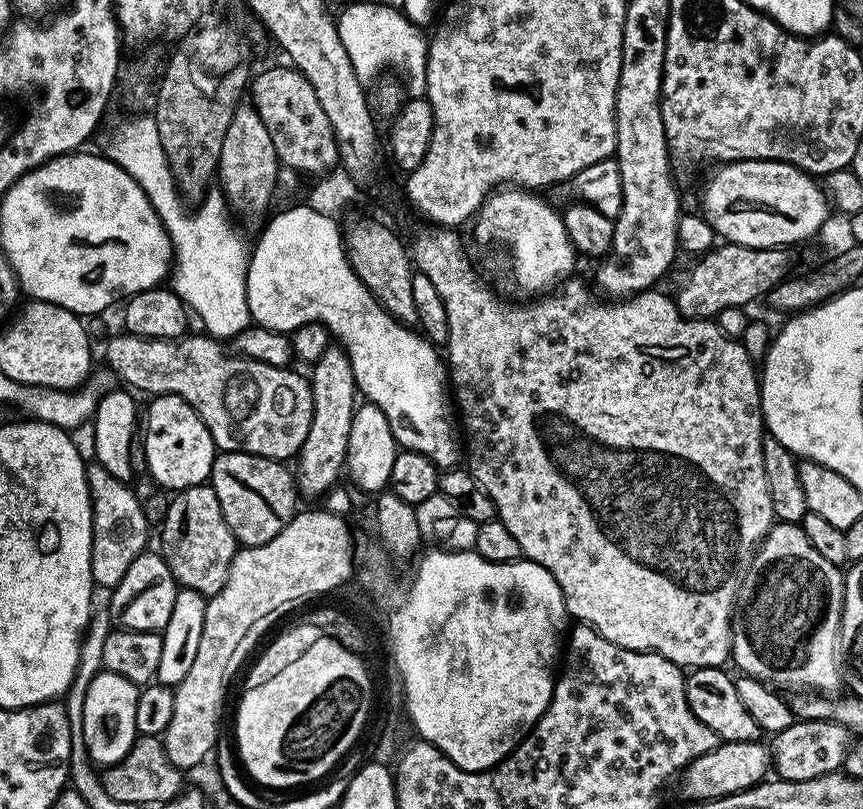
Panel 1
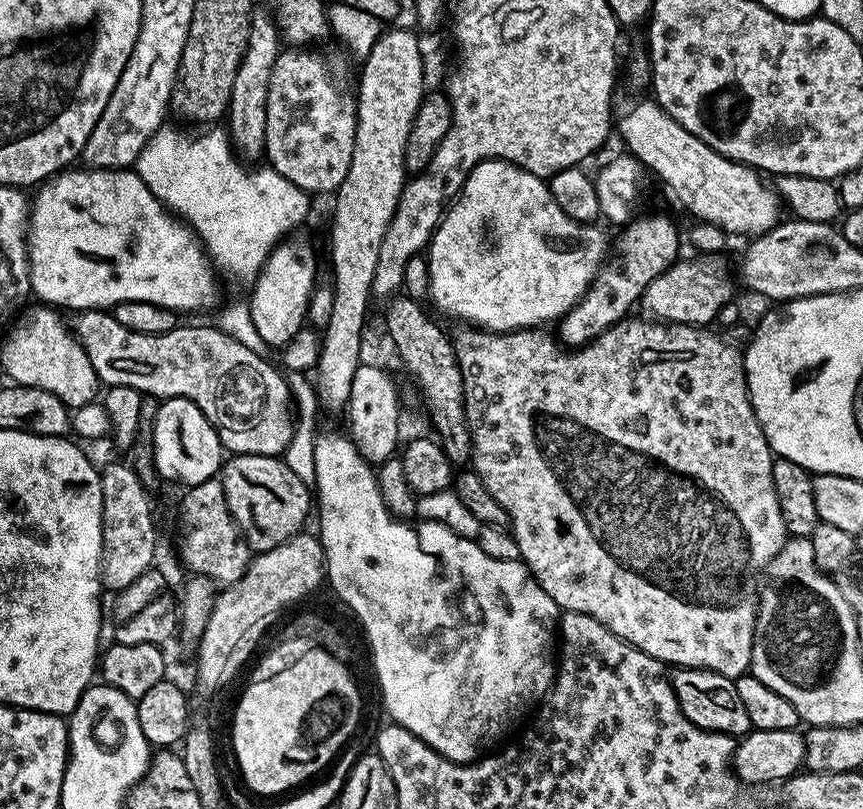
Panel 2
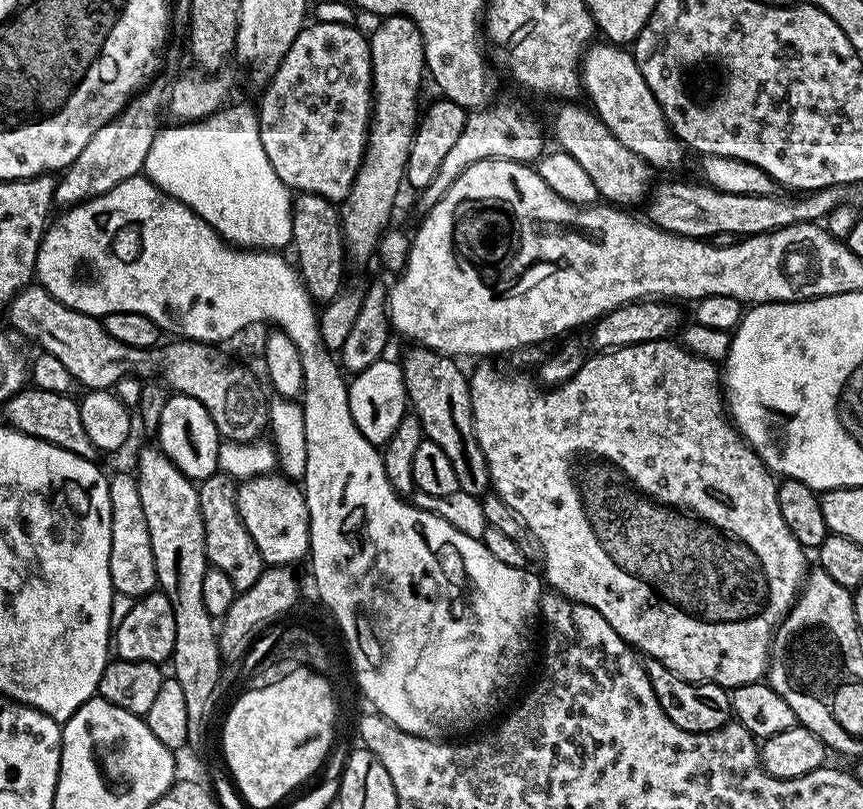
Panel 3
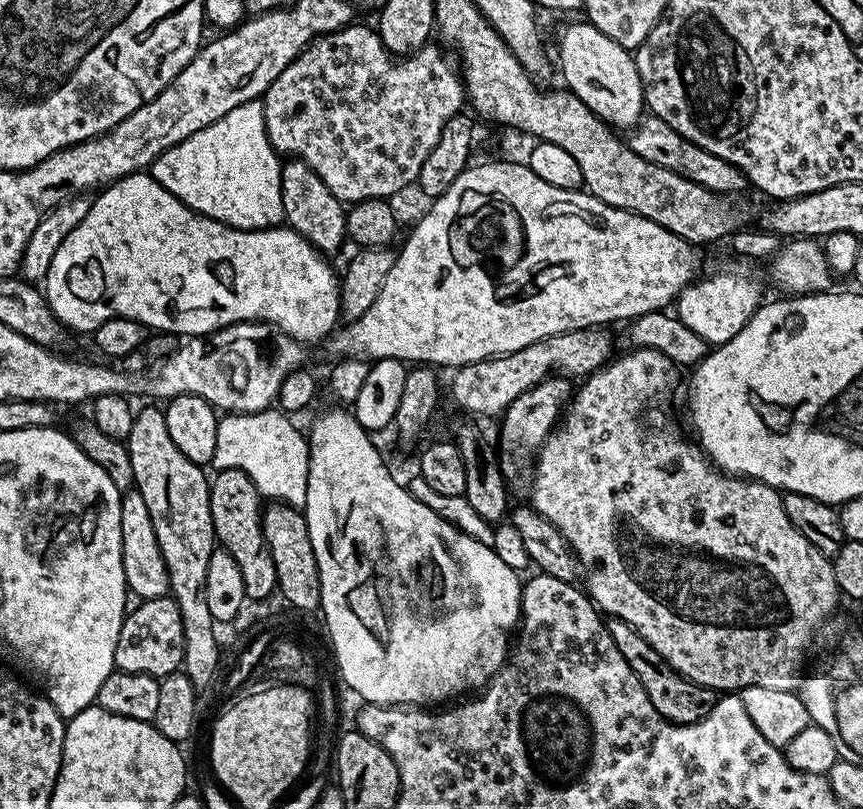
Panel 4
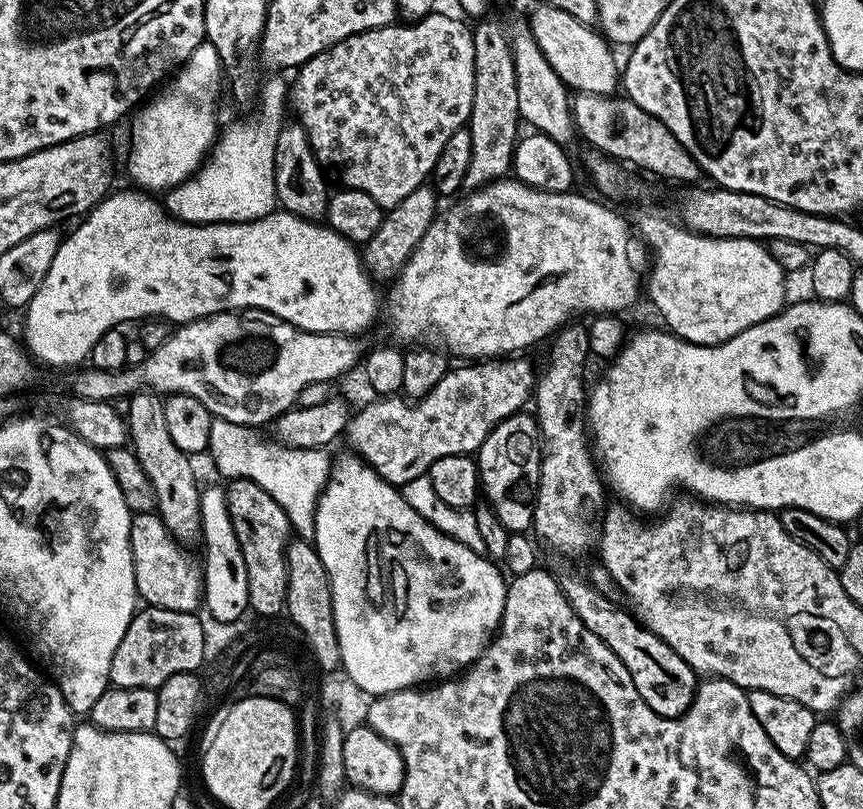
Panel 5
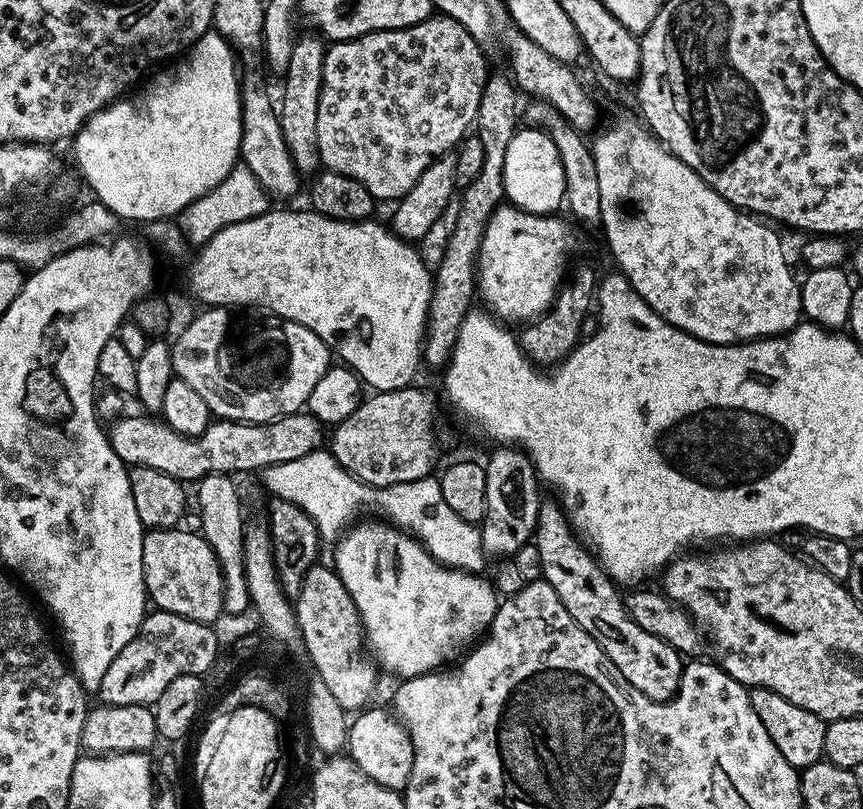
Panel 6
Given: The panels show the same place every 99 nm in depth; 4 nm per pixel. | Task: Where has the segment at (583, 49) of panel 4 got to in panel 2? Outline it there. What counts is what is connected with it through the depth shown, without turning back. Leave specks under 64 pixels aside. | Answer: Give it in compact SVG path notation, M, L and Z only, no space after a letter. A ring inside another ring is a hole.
M655 99L640 100L637 104L630 105L621 116L619 113L618 136L619 132L625 146L628 147L625 149L635 156L651 175L653 172L680 199L681 206L689 208L696 215L697 221L718 226L729 234L741 232L742 235L748 236L747 238L763 236L781 223L782 201L775 187L769 181L767 184L764 181L767 179L757 169L718 154L706 142L702 142L702 138L690 134L690 130L680 125Z

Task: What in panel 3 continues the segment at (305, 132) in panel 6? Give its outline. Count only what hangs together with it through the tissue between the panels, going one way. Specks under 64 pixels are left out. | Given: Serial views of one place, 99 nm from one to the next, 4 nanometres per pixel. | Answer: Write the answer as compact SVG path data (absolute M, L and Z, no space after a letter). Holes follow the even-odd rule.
M301 192L292 201L292 243L291 251L296 251L294 264L303 281L308 286L308 293L313 301L327 302L340 295L344 284L344 264L346 253L344 250L344 231L340 225L340 208L333 201L322 198L318 194Z

